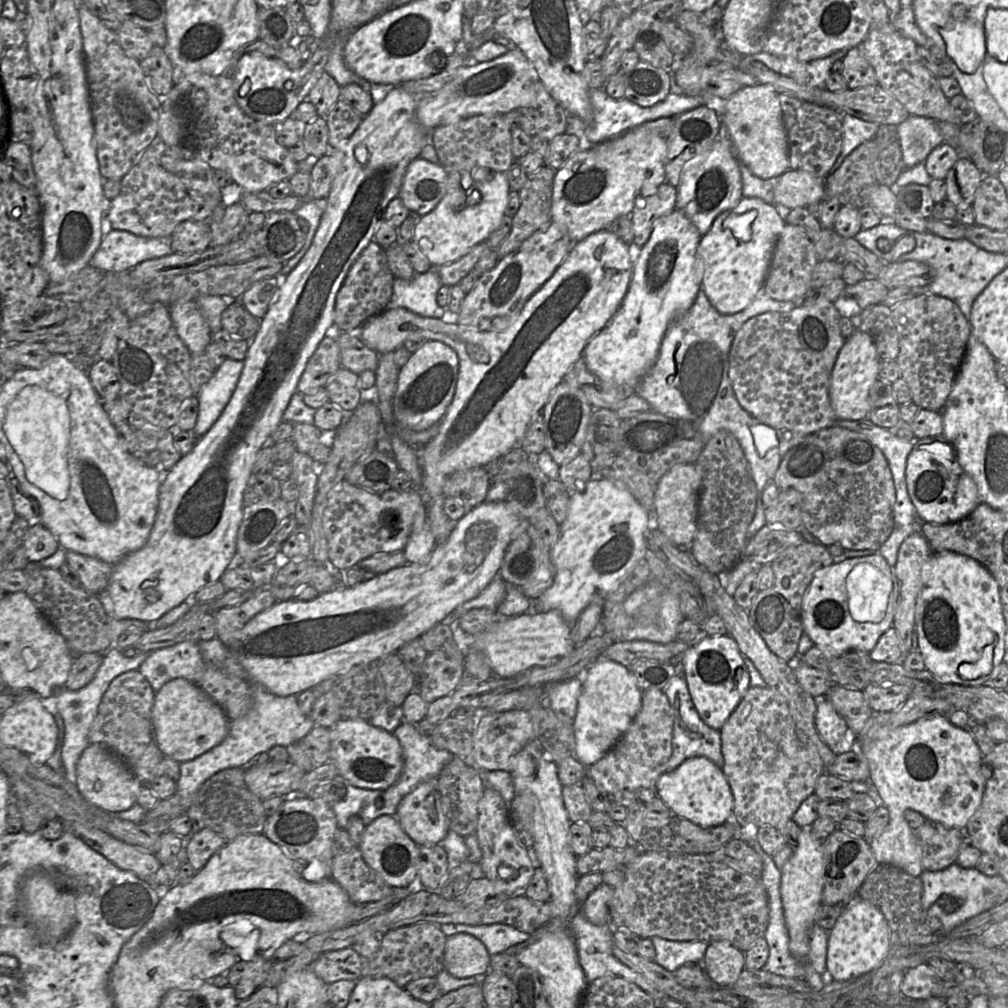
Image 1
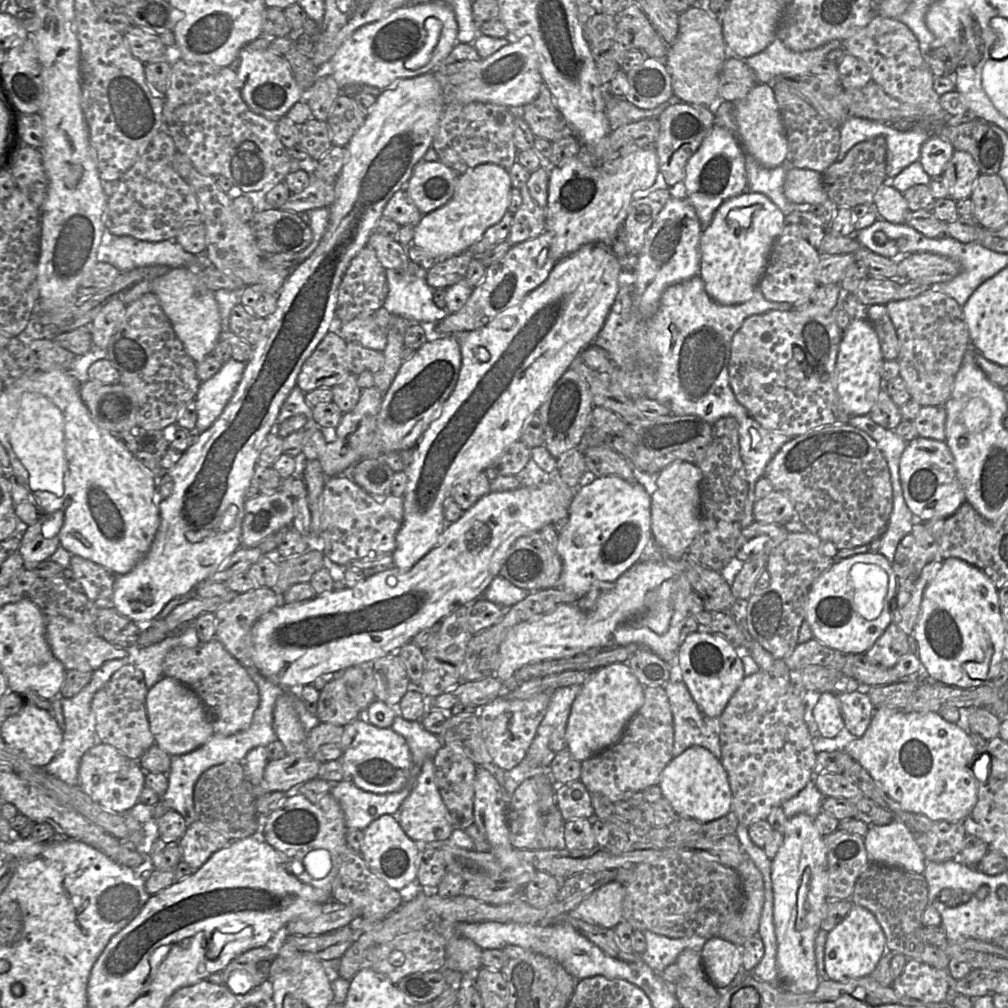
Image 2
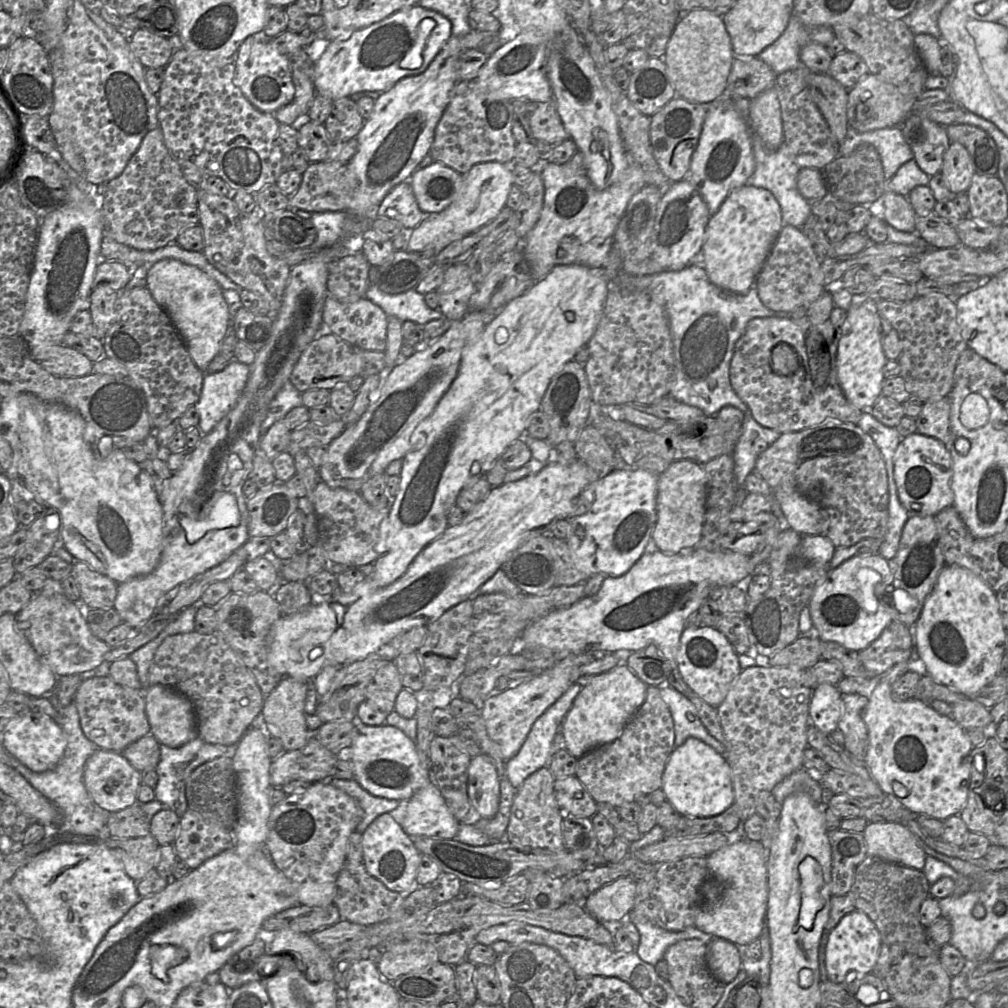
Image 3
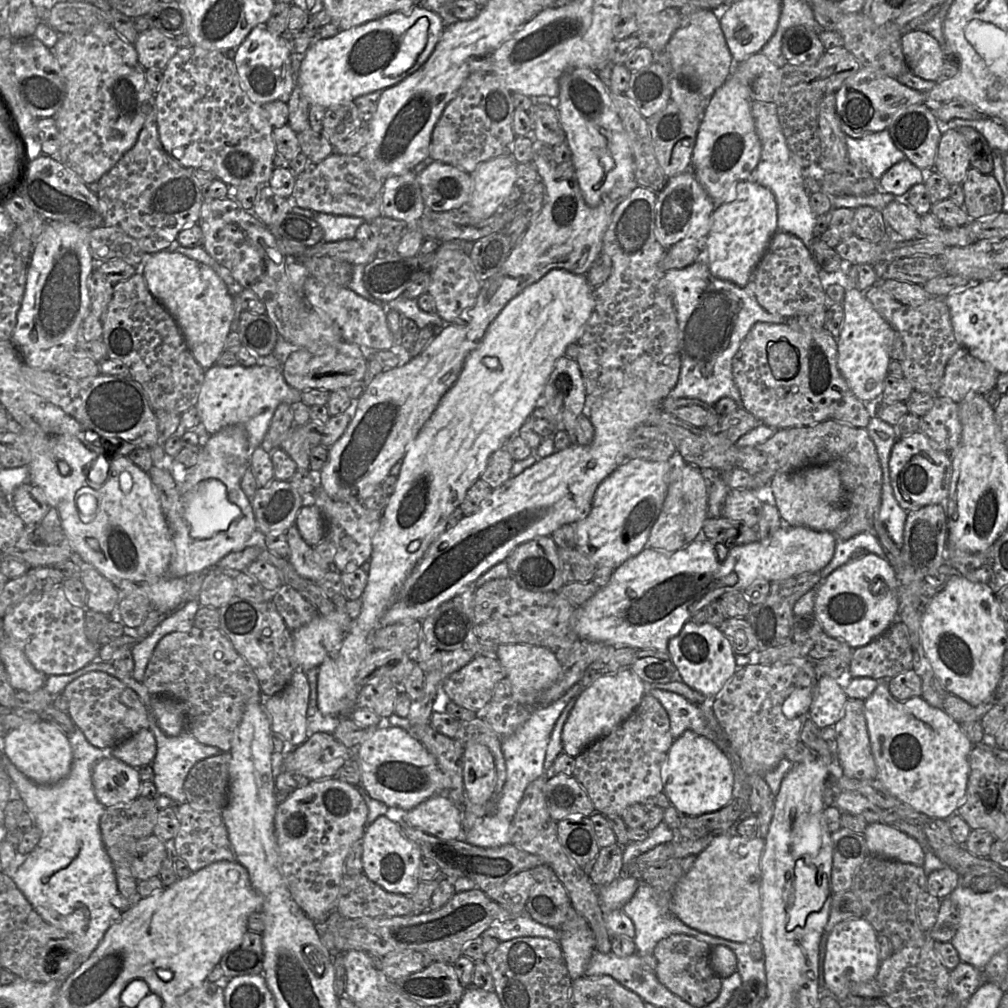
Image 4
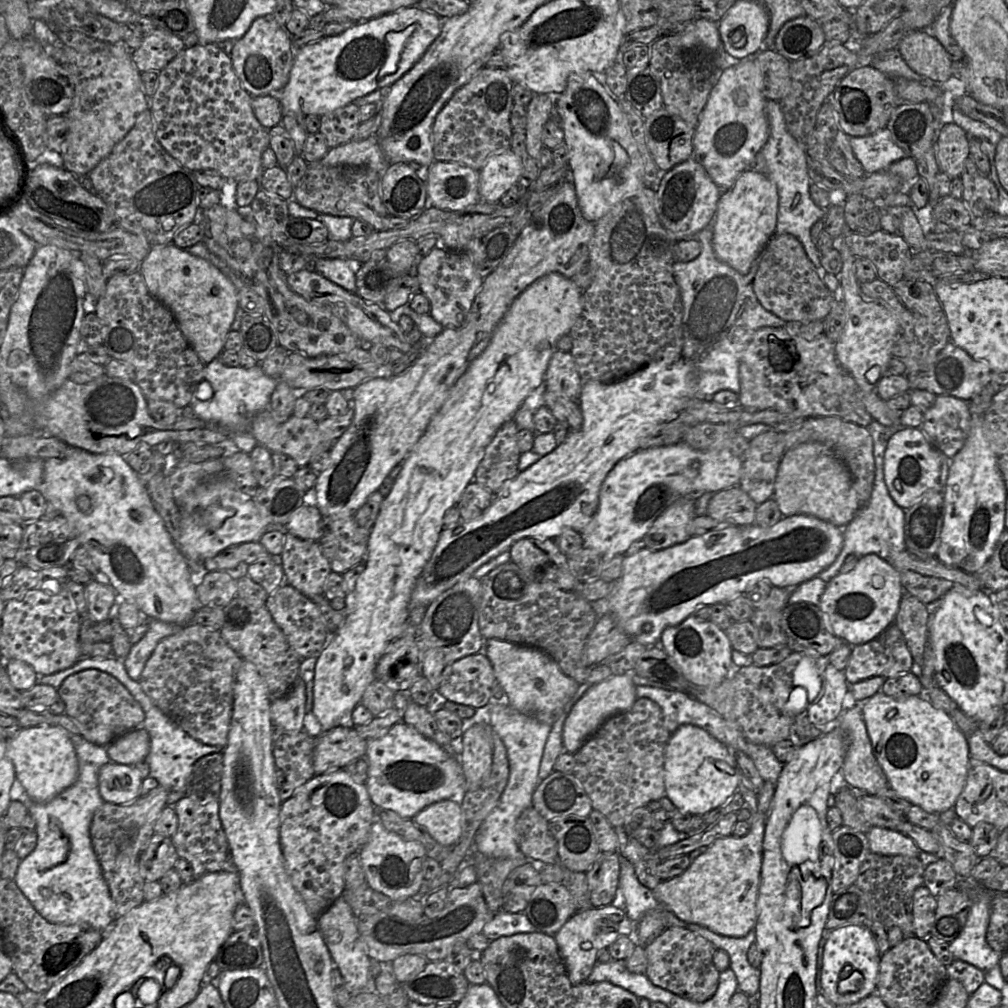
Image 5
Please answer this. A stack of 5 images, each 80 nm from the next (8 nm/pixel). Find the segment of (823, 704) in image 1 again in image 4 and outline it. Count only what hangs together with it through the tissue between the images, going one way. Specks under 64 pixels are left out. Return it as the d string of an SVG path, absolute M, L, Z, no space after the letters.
M820 676L814 696L811 692L809 719L819 729L835 726L842 717L847 700L842 681Z

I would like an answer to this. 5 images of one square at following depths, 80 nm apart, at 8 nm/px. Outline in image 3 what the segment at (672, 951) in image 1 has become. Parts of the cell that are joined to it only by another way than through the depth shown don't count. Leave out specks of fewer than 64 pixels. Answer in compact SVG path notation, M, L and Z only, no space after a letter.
M633 910L629 912L627 919L633 923L640 934L640 942L634 950L635 953L641 960L653 966L663 960L664 953L670 945L680 940L699 939L708 945L714 938L694 926L682 931L662 929L649 922L645 917L636 914Z

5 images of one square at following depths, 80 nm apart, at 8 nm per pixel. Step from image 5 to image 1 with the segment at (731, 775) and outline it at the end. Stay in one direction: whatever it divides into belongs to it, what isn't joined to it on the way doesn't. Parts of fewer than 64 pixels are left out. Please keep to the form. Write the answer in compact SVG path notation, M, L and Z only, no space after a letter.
M689 758L676 769L664 772L654 789L674 815L699 826L718 826L733 819L734 799L730 785L722 769L708 758Z

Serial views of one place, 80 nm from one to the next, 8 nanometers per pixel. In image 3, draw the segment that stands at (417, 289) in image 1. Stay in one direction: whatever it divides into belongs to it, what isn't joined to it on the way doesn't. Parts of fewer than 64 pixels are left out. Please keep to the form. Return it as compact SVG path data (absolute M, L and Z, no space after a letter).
M369 285L365 297L378 305L388 317L398 318L401 322L412 321L424 326L432 320L442 319L439 310L433 310L425 302L425 295L410 289L400 294L387 294L374 285Z

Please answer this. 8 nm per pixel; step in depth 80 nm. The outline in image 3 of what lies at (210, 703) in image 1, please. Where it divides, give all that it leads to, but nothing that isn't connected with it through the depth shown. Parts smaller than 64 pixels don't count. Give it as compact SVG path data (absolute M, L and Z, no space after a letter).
M162 684L144 688L143 696L150 734L159 744L177 748L198 736L194 707L187 697Z

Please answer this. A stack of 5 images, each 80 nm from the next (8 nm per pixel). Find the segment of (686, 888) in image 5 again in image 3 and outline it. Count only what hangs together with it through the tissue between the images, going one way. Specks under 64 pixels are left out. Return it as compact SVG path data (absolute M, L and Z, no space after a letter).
M733 838L726 846L709 855L706 858L711 877L708 883L720 884L724 892L710 907L698 912L694 927L736 946L747 946L759 939L767 910L767 858L768 850L761 841Z

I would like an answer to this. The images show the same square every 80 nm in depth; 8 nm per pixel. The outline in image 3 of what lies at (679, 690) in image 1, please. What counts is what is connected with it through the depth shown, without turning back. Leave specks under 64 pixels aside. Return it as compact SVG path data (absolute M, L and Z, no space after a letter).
M658 685L660 695L667 704L674 723L674 748L682 745L690 737L697 738L715 749L719 754L725 754L725 747L716 740L705 728L699 718L695 705L683 694L670 685Z

